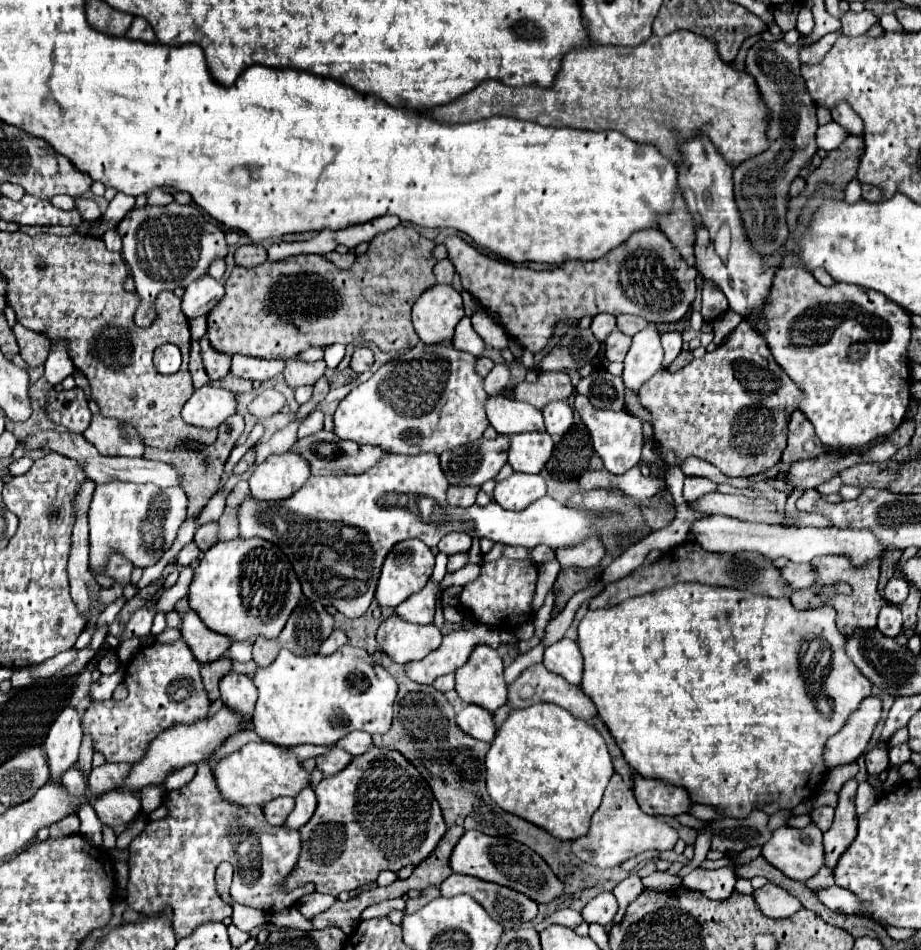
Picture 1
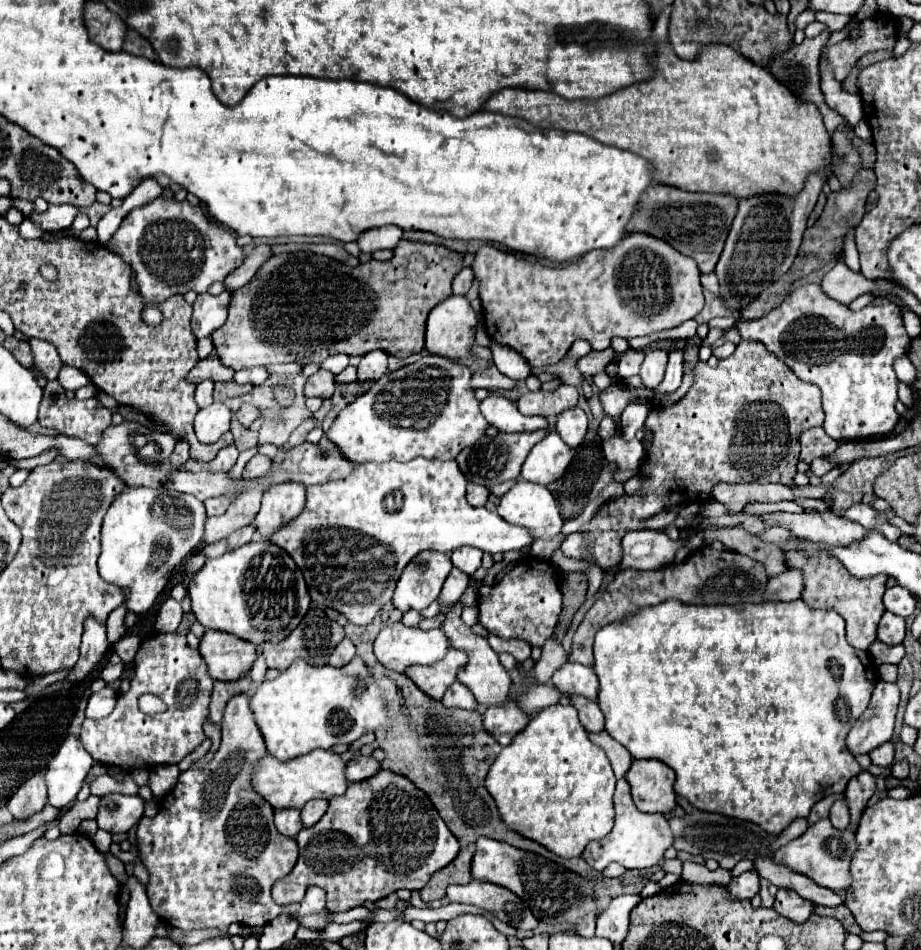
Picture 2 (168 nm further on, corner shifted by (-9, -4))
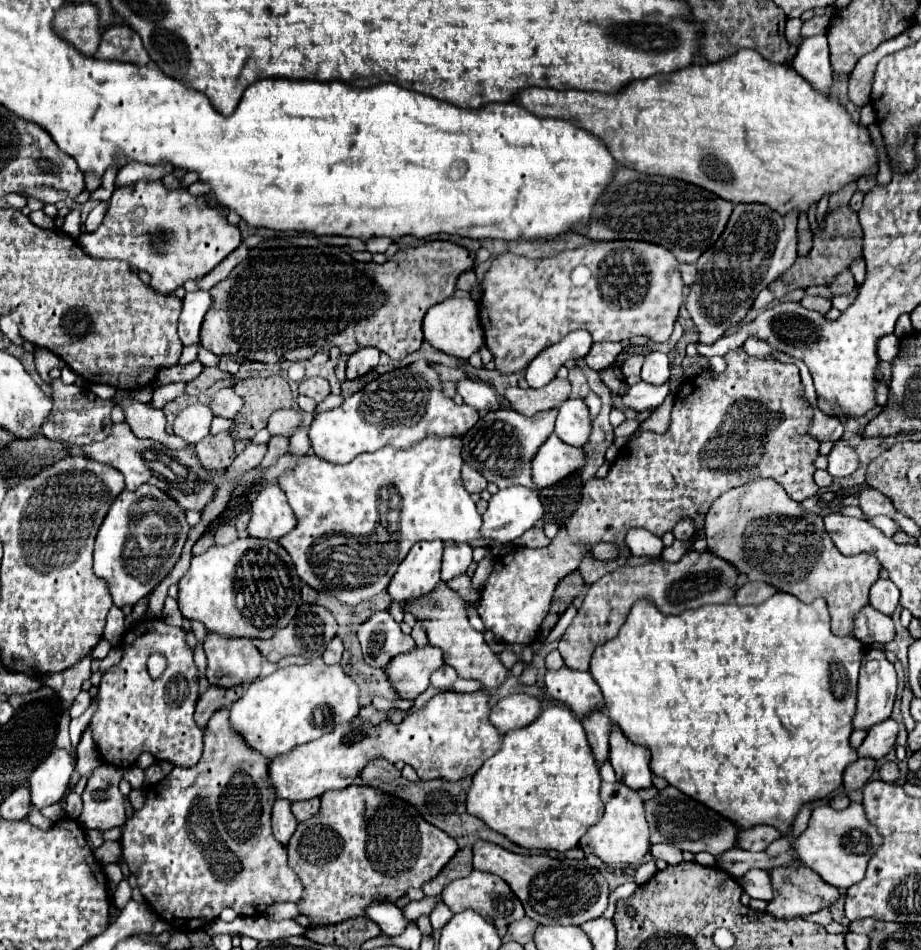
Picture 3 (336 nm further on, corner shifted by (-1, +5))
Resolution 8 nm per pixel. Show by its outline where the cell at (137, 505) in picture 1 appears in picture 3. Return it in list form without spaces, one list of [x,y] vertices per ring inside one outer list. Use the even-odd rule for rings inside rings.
[[[142,484],[136,492],[124,490],[114,500],[94,544],[94,574],[106,582],[114,606],[134,606],[172,572],[188,530],[186,514],[178,504],[150,484]]]

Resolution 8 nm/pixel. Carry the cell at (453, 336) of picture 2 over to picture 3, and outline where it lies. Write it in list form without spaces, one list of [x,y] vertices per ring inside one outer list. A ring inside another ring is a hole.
[[[448,298],[432,306],[424,318],[424,338],[440,352],[458,360],[468,360],[484,344],[484,332],[478,320],[478,304],[472,298]]]

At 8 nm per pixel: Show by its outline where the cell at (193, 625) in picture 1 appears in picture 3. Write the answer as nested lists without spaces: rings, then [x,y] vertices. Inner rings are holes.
[[[210,632],[204,650],[208,658],[206,678],[212,686],[232,688],[250,684],[260,676],[264,658],[250,638],[222,638]]]

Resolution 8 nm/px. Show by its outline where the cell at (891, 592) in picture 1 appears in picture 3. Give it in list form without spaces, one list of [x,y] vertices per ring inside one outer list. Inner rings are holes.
[[[878,578],[874,586],[870,588],[870,606],[886,616],[892,616],[892,612],[898,606],[898,588],[894,582]]]

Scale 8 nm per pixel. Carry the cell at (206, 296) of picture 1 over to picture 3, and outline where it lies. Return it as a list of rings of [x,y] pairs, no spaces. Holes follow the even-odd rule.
[[[196,290],[196,292],[188,292],[184,296],[184,306],[182,306],[182,314],[180,314],[180,322],[178,322],[178,334],[184,346],[192,346],[198,344],[198,334],[200,334],[200,326],[204,320],[206,310],[210,308],[212,300],[208,292]]]

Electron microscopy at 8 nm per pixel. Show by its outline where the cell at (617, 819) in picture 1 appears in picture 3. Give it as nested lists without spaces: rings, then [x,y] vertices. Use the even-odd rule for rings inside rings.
[[[600,784],[600,798],[604,802],[604,816],[582,838],[580,848],[594,854],[606,864],[638,864],[650,852],[650,830],[642,814],[642,798],[626,784]]]

